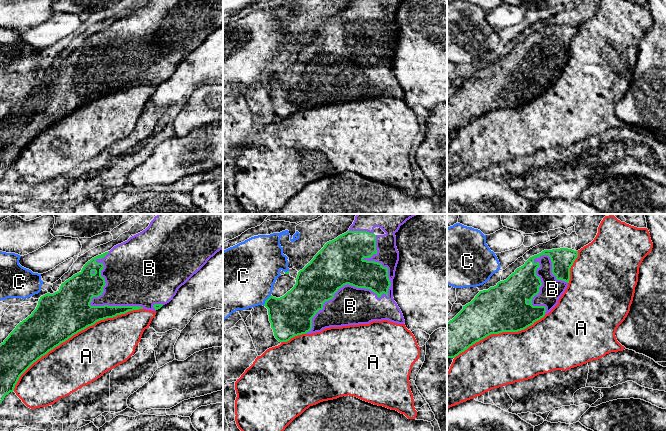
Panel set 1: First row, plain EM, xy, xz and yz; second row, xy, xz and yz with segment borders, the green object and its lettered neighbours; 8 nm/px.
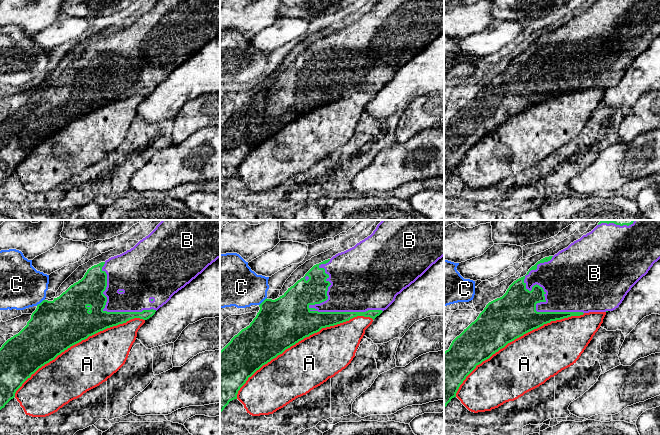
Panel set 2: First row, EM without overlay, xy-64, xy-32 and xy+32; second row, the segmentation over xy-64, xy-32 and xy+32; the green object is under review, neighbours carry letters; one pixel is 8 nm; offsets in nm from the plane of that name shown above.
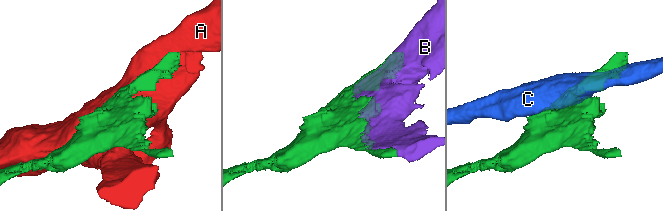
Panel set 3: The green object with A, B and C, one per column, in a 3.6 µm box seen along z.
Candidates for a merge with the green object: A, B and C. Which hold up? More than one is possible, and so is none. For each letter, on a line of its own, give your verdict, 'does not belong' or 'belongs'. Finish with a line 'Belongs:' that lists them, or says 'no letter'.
A: does not belong
B: belongs
C: does not belong
Belongs: B

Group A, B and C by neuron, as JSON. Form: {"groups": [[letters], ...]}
{"groups": [["A"], ["B"], ["C"]]}

